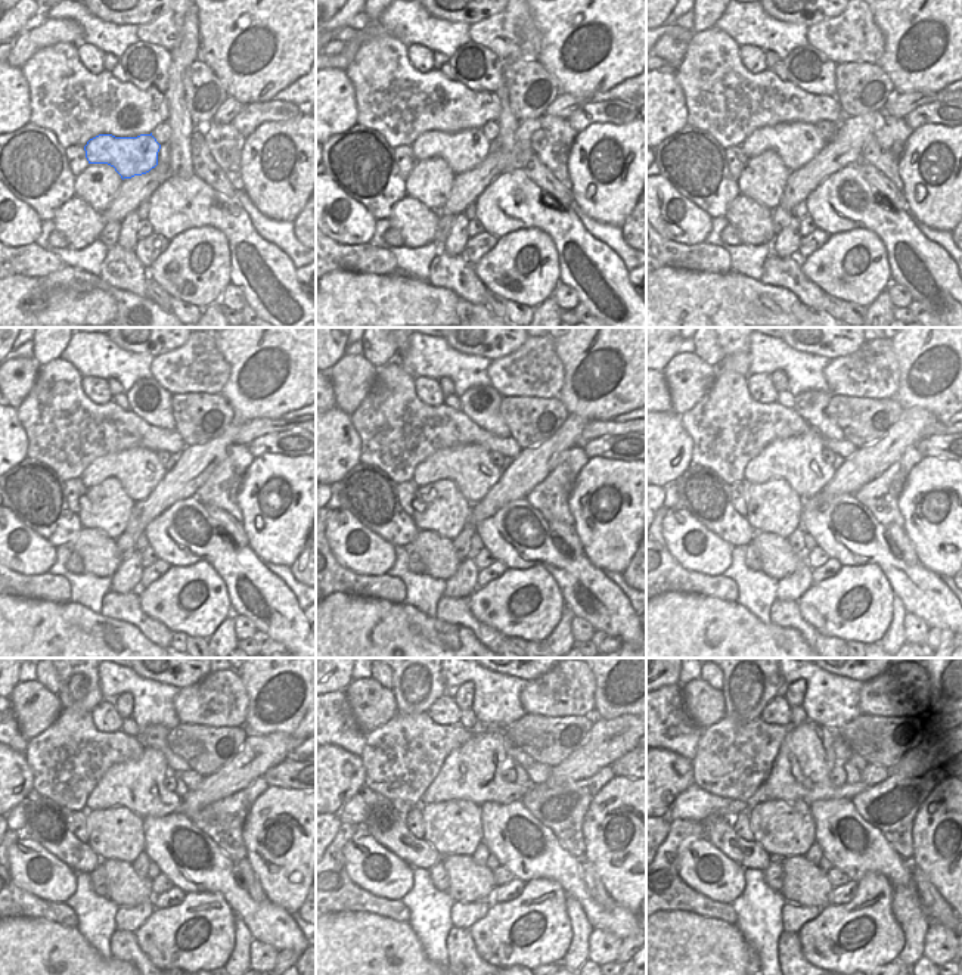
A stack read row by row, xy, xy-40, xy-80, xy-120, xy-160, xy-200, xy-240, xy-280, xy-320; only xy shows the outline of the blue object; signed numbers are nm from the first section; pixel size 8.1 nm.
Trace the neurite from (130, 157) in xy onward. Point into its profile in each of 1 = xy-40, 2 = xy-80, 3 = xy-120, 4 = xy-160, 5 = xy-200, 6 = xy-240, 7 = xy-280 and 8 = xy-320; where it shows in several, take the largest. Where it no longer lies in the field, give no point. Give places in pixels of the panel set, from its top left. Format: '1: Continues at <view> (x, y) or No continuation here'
1: Continues at xy-40 (462, 151)
2: Continues at xy-80 (797, 143)
3: Continues at xy-120 (139, 471)
4: Continues at xy-160 (469, 466)
5: Continues at xy-200 (798, 459)
6: Continues at xy-240 (139, 786)
7: Continues at xy-280 (472, 772)
8: Continues at xy-320 (801, 767)

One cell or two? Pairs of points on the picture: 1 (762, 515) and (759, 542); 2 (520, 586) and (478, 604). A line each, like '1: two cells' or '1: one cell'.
1: two cells
2: one cell

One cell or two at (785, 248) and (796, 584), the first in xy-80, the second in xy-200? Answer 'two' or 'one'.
one

